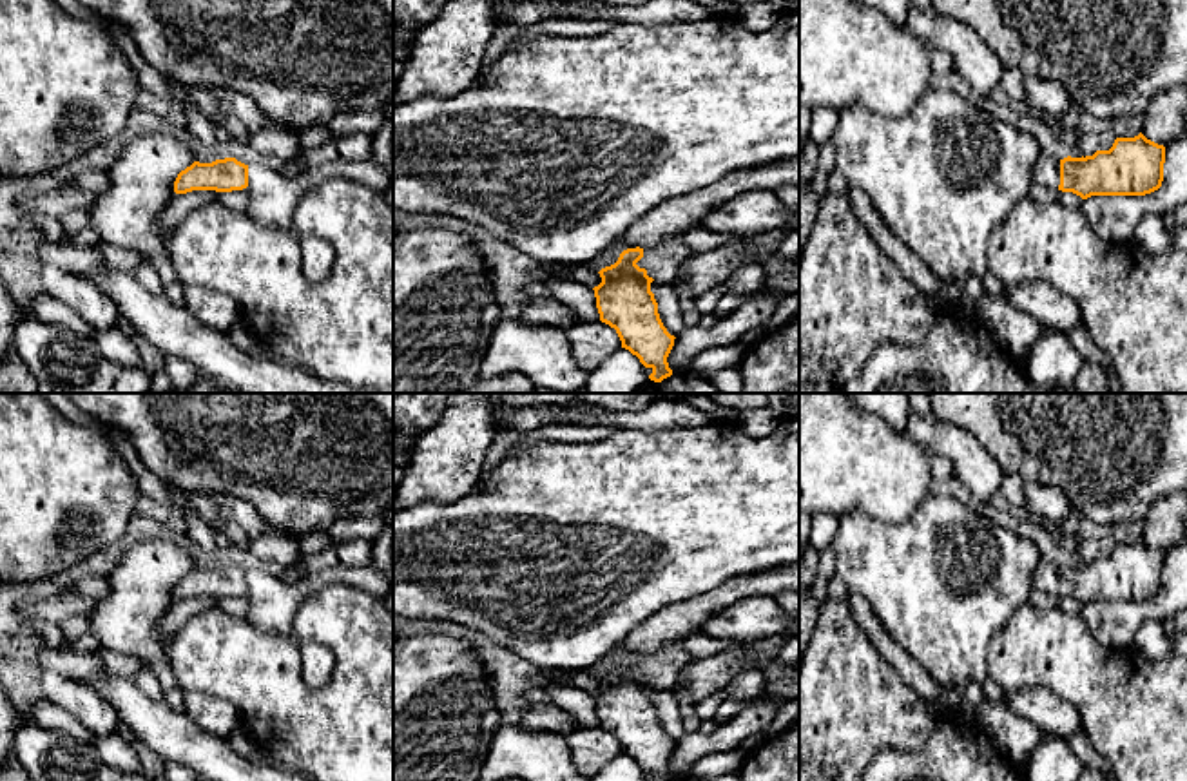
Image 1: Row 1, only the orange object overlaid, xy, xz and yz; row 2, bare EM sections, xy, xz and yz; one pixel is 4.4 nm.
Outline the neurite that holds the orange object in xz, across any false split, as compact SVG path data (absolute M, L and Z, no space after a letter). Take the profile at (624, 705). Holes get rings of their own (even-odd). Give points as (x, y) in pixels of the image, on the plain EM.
M799 564L738 574L716 589L667 605L613 647L625 656L614 670L598 678L602 689L593 694L596 714L600 727L616 736L622 754L651 774L651 781L672 781L667 763L676 743L660 725L658 709L651 698L654 685L636 670L643 663L643 656L671 641L683 641L687 636L701 632L710 618L732 603L752 596L776 598L788 589L799 593Z

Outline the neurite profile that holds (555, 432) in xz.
M551 422L524 433L524 439L511 448L509 455L524 451L538 442L596 442L609 439L614 433L616 429L611 429L607 426Z

